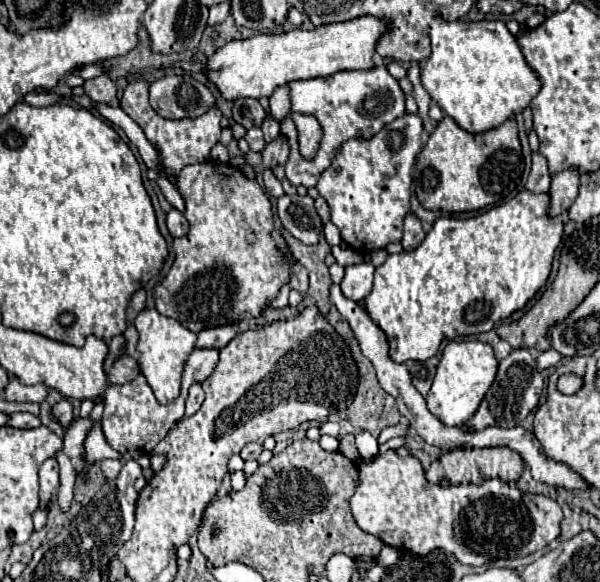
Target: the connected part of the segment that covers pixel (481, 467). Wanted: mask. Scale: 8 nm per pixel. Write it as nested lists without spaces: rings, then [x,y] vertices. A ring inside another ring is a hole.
[[[490,447],[490,449],[453,449],[440,456],[440,463],[444,467],[444,473],[438,469],[438,465],[432,465],[428,469],[428,479],[438,483],[444,477],[450,484],[459,485],[464,483],[480,484],[482,479],[498,477],[506,483],[516,481],[522,475],[524,461],[518,453],[514,453],[508,447]]]

